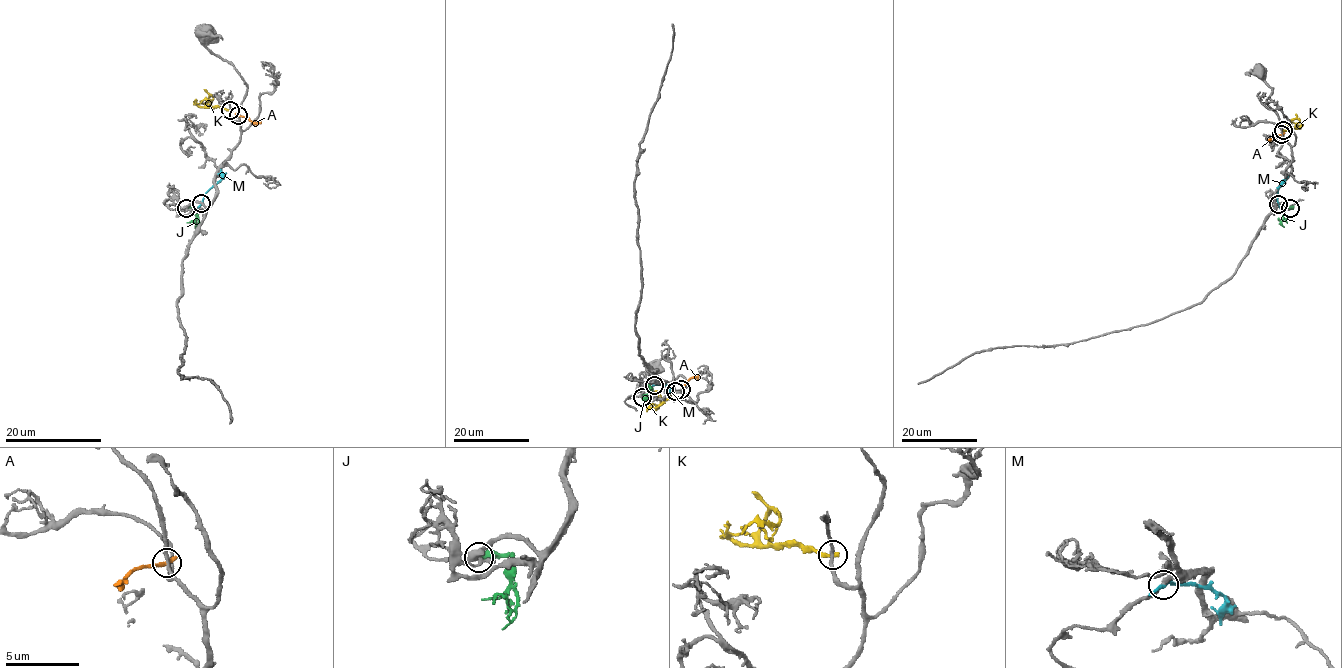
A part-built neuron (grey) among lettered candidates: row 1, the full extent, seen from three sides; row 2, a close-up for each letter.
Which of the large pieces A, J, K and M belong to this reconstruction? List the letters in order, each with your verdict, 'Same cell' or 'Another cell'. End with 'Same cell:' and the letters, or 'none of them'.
A: Another cell
J: Same cell
K: Another cell
M: Another cell
Same cell: J

